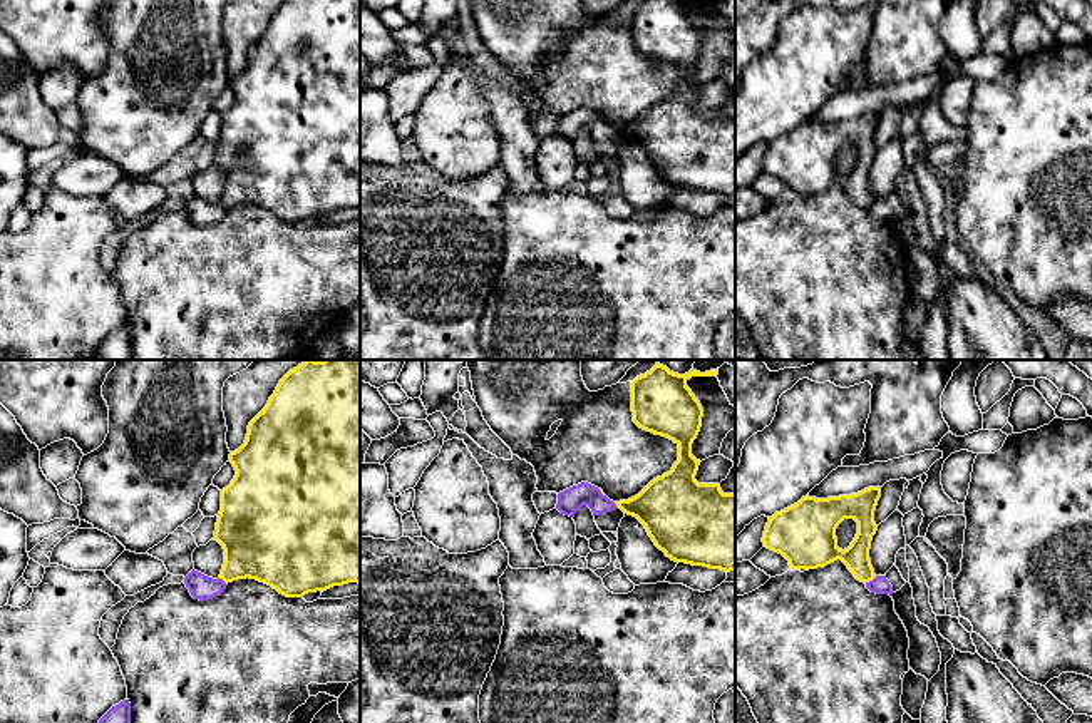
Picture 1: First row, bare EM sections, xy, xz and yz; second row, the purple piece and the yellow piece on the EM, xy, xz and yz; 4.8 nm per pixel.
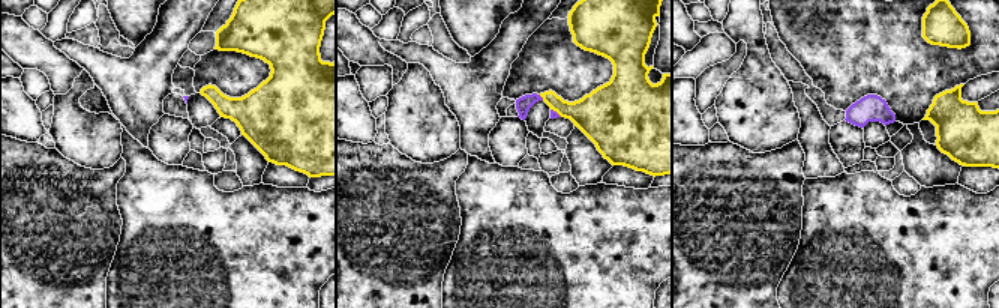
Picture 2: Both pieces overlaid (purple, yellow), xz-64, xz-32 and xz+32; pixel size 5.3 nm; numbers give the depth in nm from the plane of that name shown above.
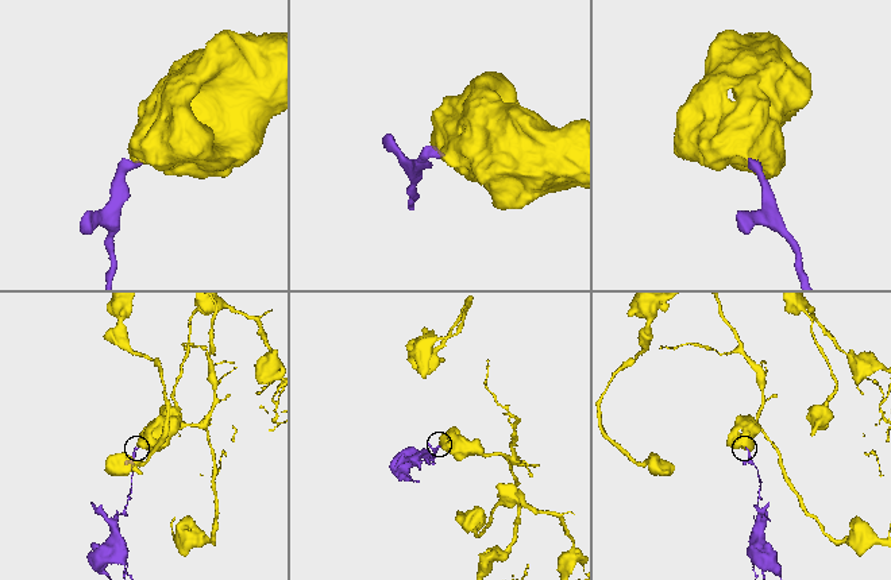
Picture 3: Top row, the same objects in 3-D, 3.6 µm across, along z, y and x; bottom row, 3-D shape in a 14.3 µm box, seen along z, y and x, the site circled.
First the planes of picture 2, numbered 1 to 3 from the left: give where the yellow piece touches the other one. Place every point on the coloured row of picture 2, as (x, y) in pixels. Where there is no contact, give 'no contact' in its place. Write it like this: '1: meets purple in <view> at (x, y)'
1: no contact
2: meets purple in xz-32 at (542, 98)
3: no contact

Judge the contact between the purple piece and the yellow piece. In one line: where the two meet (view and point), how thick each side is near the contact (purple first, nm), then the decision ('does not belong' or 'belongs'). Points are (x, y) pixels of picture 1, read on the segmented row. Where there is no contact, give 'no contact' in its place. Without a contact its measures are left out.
contact yz (870, 581); calibres 90 and 120 nm; does not belong

